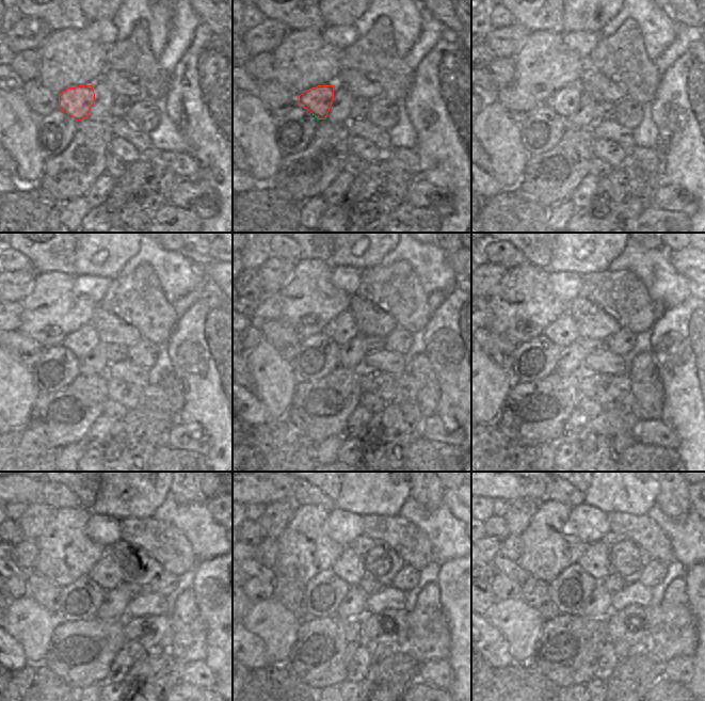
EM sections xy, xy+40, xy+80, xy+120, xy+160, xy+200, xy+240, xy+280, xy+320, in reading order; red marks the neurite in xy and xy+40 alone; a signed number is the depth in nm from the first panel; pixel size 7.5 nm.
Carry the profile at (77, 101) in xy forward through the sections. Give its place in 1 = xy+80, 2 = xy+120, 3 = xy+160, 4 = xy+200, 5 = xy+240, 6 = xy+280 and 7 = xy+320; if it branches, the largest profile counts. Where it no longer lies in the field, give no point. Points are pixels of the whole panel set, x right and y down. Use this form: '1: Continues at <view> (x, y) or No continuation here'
1: Continues at xy+80 (564, 101)
2: Continues at xy+120 (82, 341)
3: Continues at xy+160 (343, 329)
4: Continues at xy+200 (583, 330)
5: Continues at xy+240 (108, 573)
6: Continues at xy+280 (348, 567)
7: Continues at xy+320 (593, 560).

